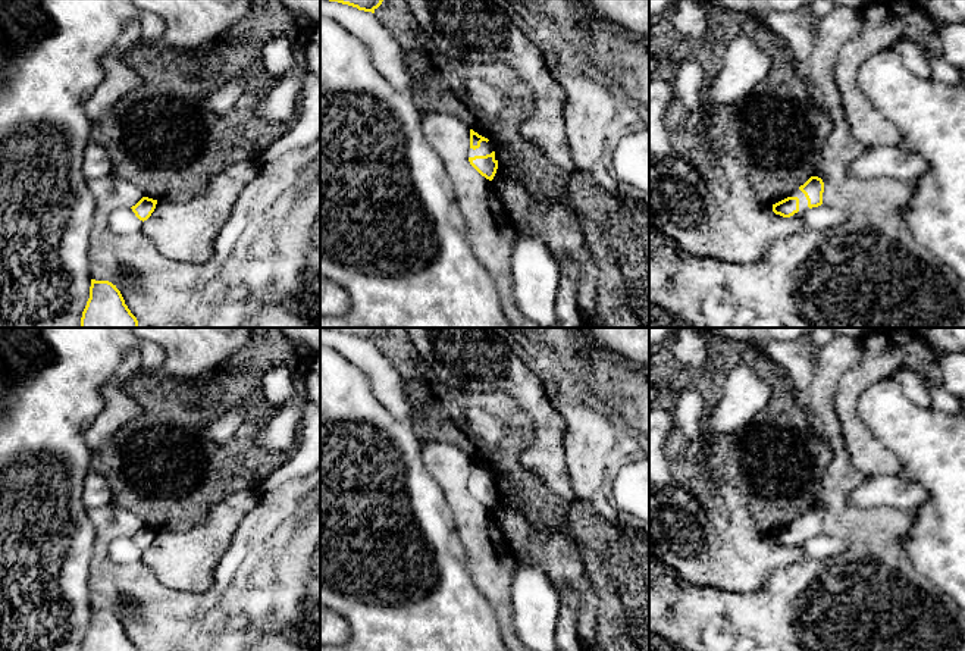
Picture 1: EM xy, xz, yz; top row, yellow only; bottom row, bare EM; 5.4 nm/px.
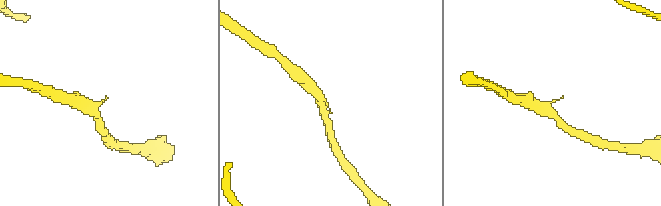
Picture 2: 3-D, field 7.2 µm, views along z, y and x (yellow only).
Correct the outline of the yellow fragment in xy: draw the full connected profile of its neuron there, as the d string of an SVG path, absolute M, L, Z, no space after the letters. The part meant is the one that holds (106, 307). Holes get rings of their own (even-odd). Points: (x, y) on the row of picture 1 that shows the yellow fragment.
M91 279L81 328L138 328L138 320L125 304L116 285Z

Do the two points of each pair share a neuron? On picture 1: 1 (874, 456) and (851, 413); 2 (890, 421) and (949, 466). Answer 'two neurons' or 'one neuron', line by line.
1: one neuron
2: one neuron

